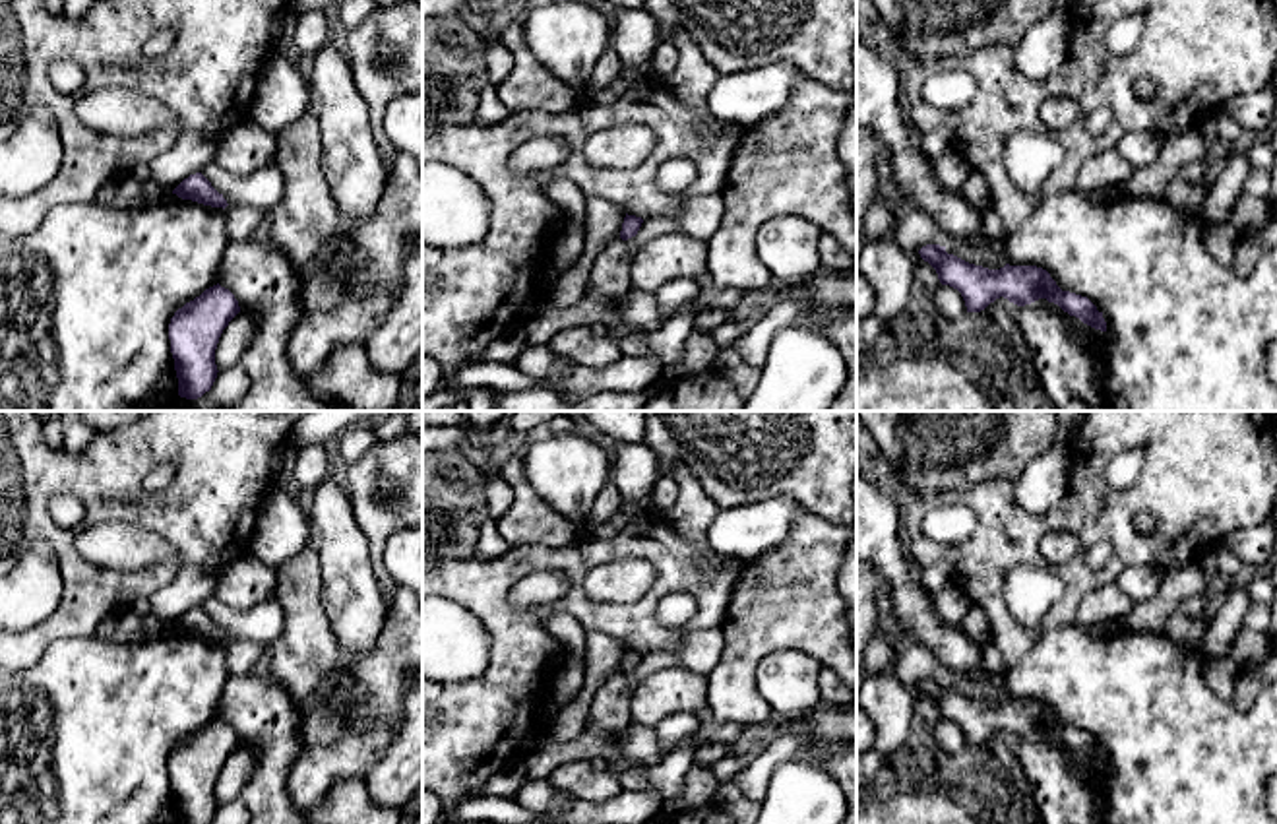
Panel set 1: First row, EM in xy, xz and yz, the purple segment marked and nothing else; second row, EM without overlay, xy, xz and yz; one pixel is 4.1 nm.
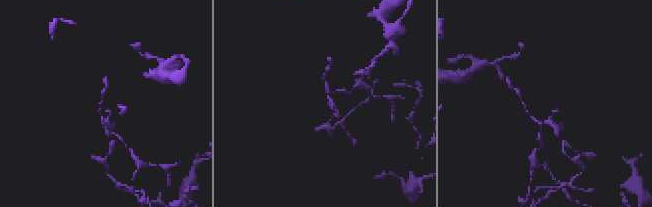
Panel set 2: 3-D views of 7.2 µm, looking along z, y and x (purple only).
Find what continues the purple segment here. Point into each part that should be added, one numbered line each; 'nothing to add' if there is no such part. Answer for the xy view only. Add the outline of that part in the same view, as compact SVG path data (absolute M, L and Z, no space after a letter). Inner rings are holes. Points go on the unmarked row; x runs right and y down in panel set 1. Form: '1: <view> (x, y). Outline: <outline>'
nothing to add

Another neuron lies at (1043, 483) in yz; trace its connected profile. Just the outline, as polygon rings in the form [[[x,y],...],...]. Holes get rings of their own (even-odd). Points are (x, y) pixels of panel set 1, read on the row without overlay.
[[[1058,440],[1050,452],[1031,461],[1023,473],[1013,479],[1017,504],[1037,516],[1050,512],[1066,494],[1070,465],[1070,448]]]

